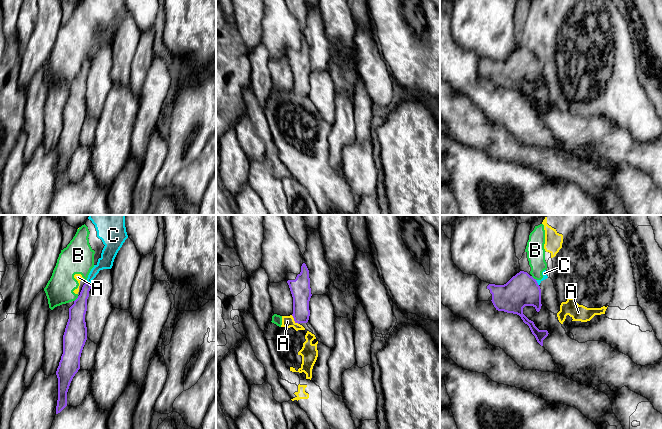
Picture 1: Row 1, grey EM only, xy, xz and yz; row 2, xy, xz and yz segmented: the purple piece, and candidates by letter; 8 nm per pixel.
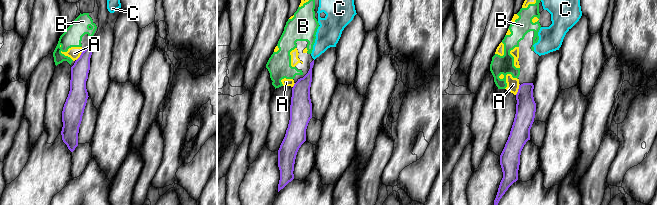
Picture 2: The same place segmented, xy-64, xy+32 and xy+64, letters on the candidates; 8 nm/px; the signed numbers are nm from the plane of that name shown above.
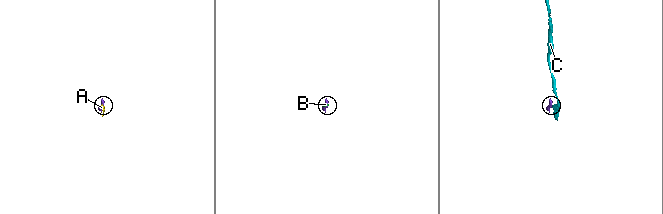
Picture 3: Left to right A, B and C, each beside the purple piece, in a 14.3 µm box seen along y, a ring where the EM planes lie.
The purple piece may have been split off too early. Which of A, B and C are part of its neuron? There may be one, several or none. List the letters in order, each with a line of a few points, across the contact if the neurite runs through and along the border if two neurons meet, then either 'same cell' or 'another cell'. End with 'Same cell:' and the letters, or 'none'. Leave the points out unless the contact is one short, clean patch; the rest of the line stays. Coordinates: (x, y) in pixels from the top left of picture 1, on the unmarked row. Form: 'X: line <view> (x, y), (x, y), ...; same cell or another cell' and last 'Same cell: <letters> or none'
A: another cell
B: line xy (78, 72), (74, 77); another cell
C: line yz (535, 56), (538, 61); another cell
Same cell: none

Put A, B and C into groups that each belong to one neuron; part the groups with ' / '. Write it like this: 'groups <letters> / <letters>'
groups A B C

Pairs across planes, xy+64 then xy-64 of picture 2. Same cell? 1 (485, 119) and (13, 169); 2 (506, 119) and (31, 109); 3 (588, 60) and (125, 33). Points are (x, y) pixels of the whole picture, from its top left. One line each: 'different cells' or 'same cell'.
1: different cells
2: different cells
3: different cells

